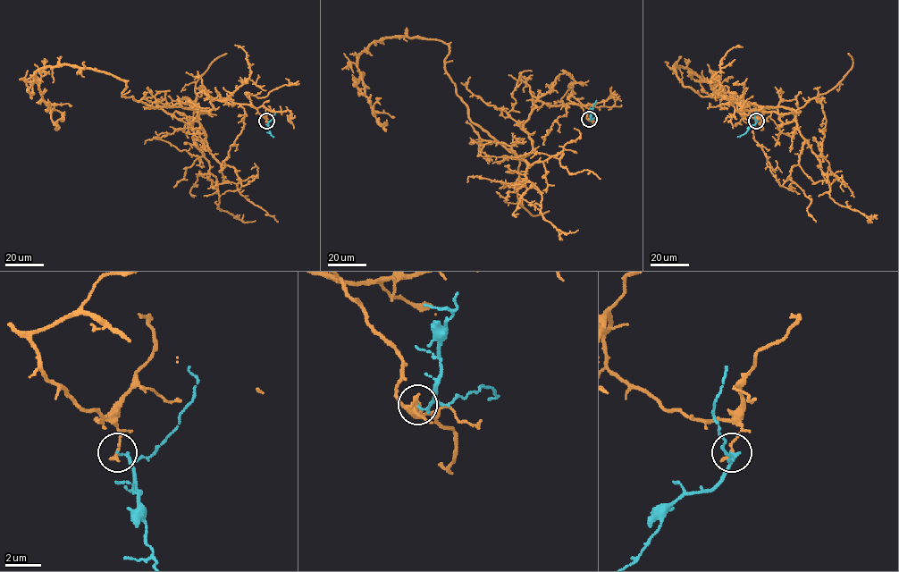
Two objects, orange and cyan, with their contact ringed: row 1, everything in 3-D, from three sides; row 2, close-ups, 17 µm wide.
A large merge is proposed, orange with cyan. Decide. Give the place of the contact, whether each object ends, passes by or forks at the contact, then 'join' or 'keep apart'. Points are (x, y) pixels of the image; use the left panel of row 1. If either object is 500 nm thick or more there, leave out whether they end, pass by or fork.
at (266, 121); orange ends there; cyan ends there; keep apart

